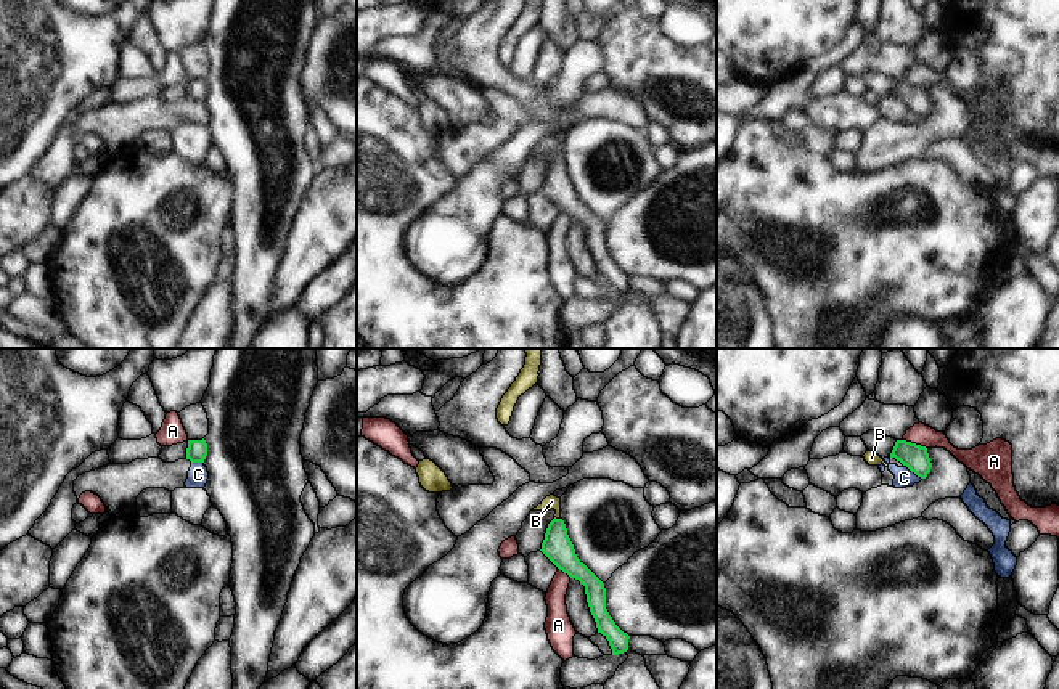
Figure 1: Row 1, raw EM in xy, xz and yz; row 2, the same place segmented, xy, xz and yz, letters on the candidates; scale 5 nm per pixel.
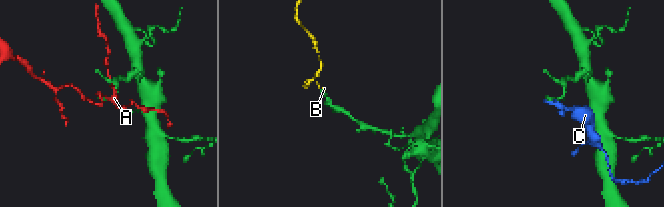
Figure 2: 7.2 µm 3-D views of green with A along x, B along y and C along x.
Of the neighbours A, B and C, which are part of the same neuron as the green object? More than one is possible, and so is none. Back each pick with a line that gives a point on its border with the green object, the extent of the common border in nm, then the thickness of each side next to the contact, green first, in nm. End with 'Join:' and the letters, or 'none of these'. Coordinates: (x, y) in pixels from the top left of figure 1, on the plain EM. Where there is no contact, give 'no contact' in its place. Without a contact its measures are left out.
B: contact xz (558, 159); length 40 nm; calibres 150 and 70 nm
Join: B

